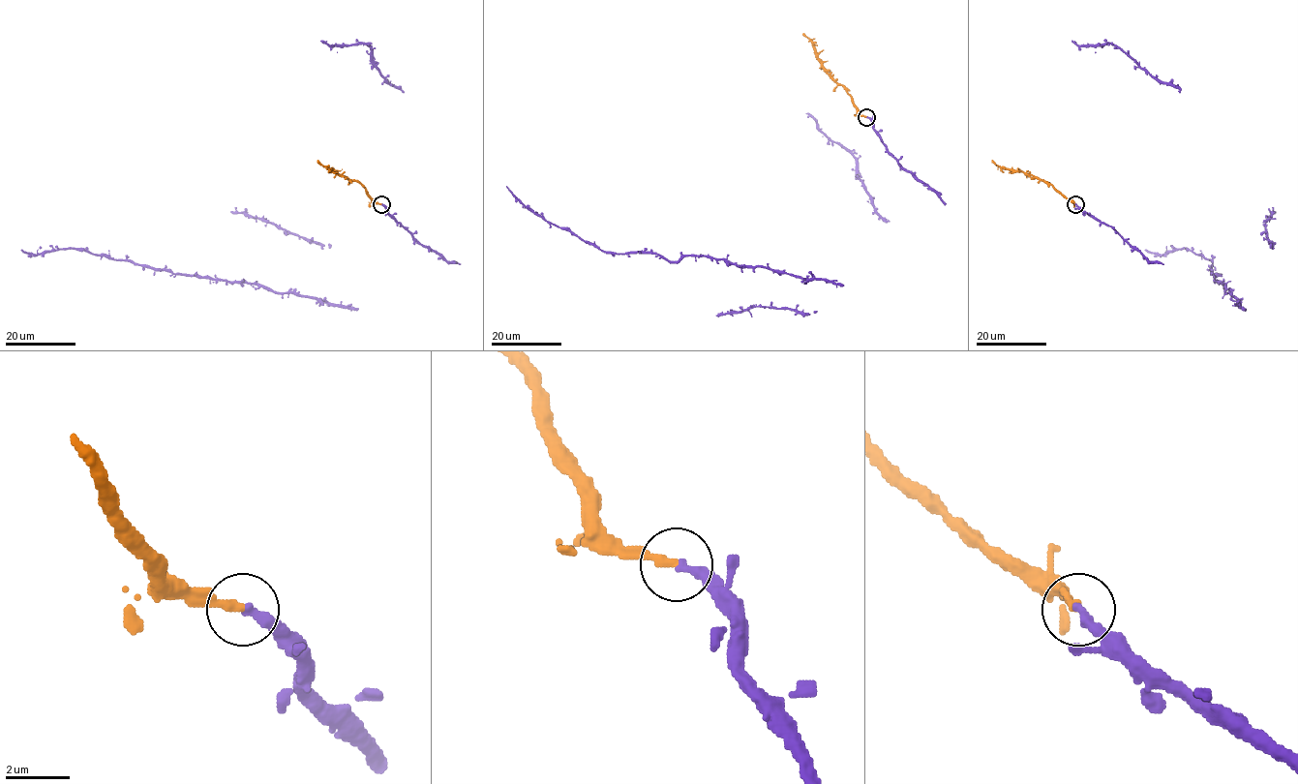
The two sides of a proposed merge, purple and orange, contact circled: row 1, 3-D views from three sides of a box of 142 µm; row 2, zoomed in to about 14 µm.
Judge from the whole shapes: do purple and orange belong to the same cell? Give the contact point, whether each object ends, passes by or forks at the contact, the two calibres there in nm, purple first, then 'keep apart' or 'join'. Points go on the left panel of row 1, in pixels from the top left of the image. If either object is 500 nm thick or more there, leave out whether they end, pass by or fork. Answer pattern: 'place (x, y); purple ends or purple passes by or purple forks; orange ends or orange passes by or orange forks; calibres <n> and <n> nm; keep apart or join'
place (381, 204); purple ends; orange ends; calibres 320 and 300 nm; join

